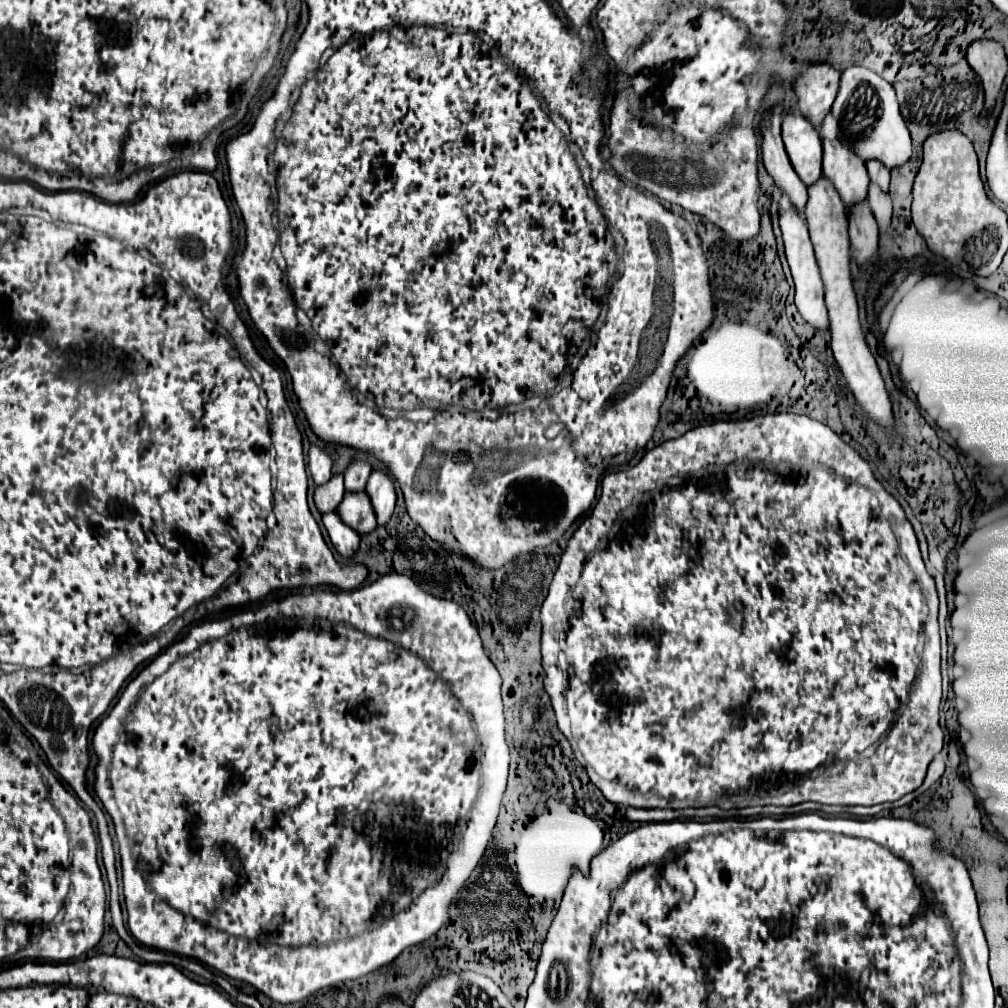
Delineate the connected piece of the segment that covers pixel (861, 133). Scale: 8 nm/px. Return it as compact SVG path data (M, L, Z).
M849 67L841 73L841 85L833 103L833 117L839 123L839 139L853 149L865 163L871 159L881 161L885 167L895 169L909 161L913 147L905 119L899 111L899 101L889 81L865 67Z

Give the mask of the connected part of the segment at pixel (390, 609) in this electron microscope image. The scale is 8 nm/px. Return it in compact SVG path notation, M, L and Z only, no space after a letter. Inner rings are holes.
M391 573L391 575L383 575L371 585L363 585L353 591L317 589L311 593L291 593L283 599L269 601L267 605L257 603L253 609L235 613L231 617L195 625L183 641L199 641L199 643L205 641L205 643L193 649L193 653L179 653L179 643L177 645L173 643L169 649L157 655L133 681L129 681L129 685L119 695L119 701L99 723L93 735L93 751L97 755L93 791L101 799L105 811L111 815L115 823L115 833L121 853L121 869L123 869L127 923L133 937L147 947L197 959L231 979L251 983L253 987L257 987L261 993L265 993L277 1003L303 1001L325 987L333 987L347 981L347 977L359 979L383 965L389 965L407 947L431 939L449 921L449 907L457 901L459 891L465 887L467 879L471 877L473 869L481 863L489 847L493 827L497 823L501 799L507 787L507 773L509 773L509 745L505 741L503 701L499 689L501 675L497 667L491 663L491 659L485 655L479 631L467 617L465 609L455 601L433 597L407 575ZM299 617L323 617L333 623L347 623L351 627L329 625L323 619L299 619ZM267 619L275 619L275 621L269 621L265 629L257 631L259 625L253 623L261 623ZM239 687L245 689L237 693ZM121 727L125 735L119 739ZM273 945L293 947L293 949L269 949Z

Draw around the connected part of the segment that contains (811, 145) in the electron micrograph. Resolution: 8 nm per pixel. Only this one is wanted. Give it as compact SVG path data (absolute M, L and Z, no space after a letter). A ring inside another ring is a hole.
M801 115L783 119L783 143L795 173L805 185L813 185L821 177L823 145L815 127Z

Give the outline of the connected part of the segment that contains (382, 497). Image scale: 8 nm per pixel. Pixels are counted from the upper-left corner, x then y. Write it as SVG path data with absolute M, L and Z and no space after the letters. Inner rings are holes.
M377 469L371 471L365 491L367 491L367 495L369 495L371 503L373 503L377 523L385 525L389 521L389 517L391 517L391 513L395 509L395 501L397 501L391 475L383 473L383 471L377 471Z

